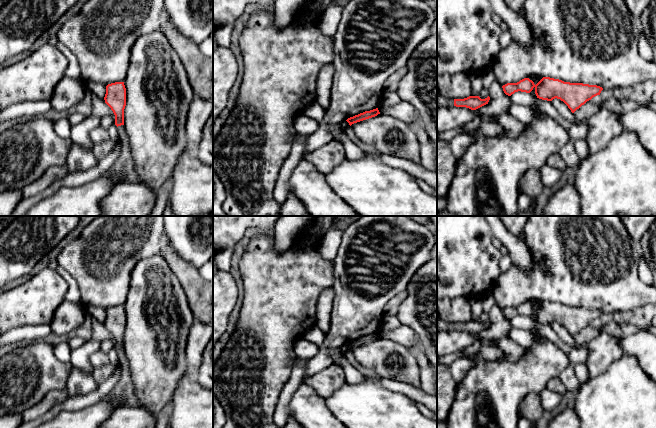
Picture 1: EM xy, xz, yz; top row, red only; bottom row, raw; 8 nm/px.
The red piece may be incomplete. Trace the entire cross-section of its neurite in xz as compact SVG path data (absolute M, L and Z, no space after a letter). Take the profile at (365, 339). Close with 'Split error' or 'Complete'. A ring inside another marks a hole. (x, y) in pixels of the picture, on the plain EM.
M378 332L370 334L370 335L365 335L363 337L360 337L358 339L355 339L353 341L348 342L346 345L349 347L349 349L351 350L354 347L372 342L377 340L378 338L380 338Z. Complete

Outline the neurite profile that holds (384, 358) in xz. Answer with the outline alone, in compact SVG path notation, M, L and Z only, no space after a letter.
M380 337L351 349L357 362L378 378L388 378L421 388L420 369L410 349Z

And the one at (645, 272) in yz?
M643 258L640 259L639 262L639 275L641 280L647 285L653 286L653 275L652 271L647 263L647 261Z

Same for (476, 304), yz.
M474 298L470 300L471 306L471 320L478 320L483 312L483 300L481 298Z

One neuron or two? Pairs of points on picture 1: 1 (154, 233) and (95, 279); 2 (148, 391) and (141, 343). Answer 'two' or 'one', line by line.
1: one
2: one

